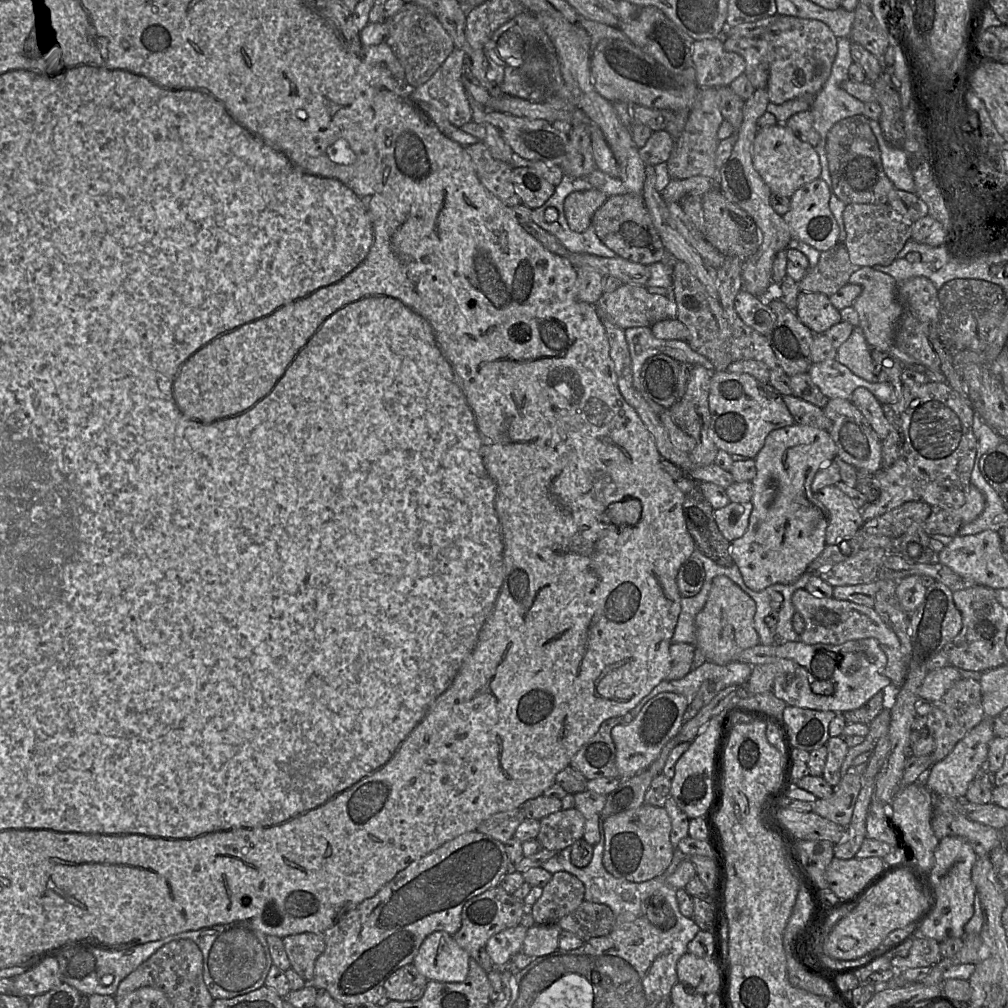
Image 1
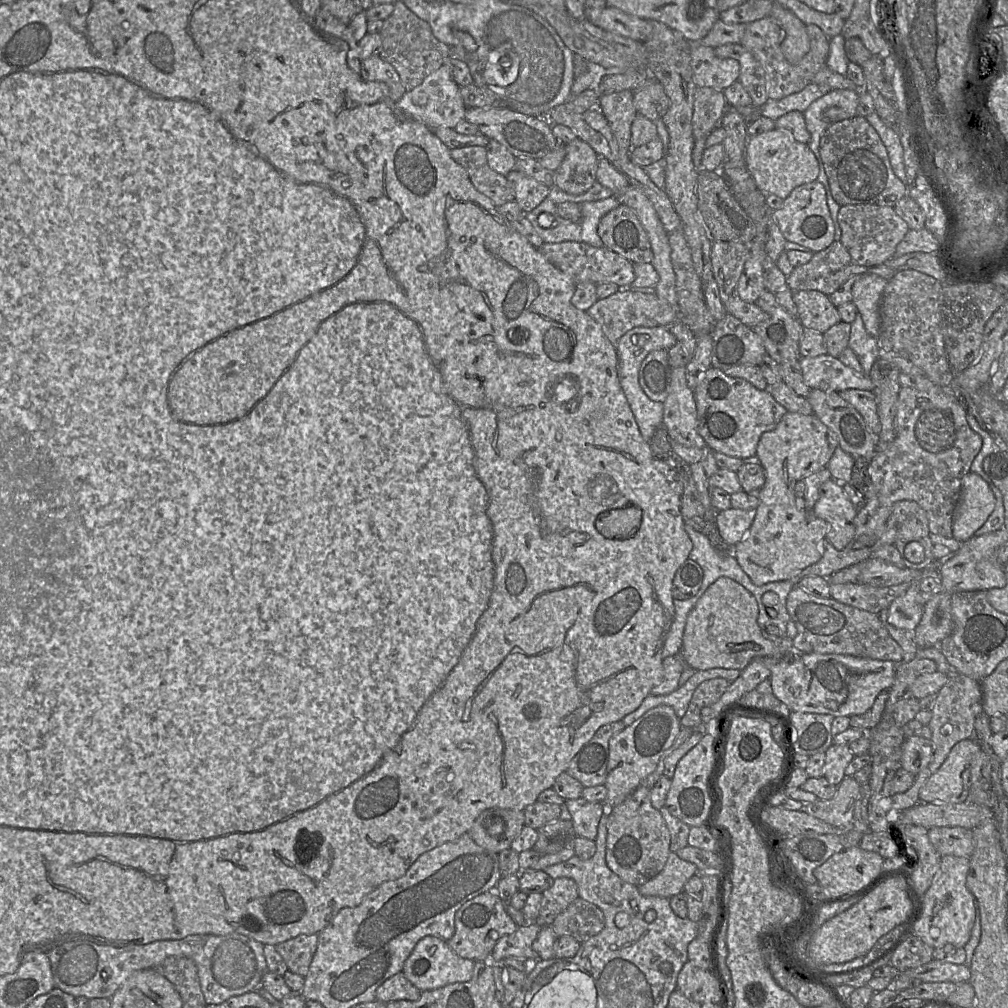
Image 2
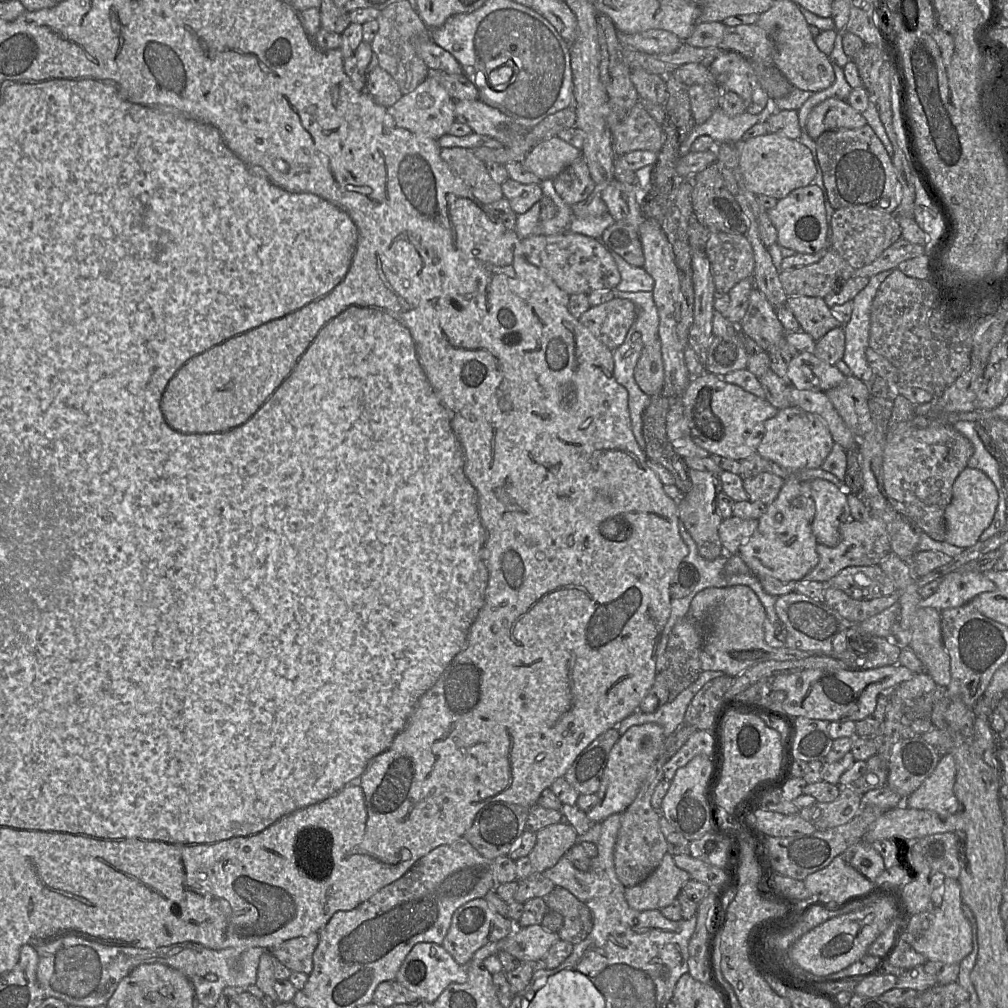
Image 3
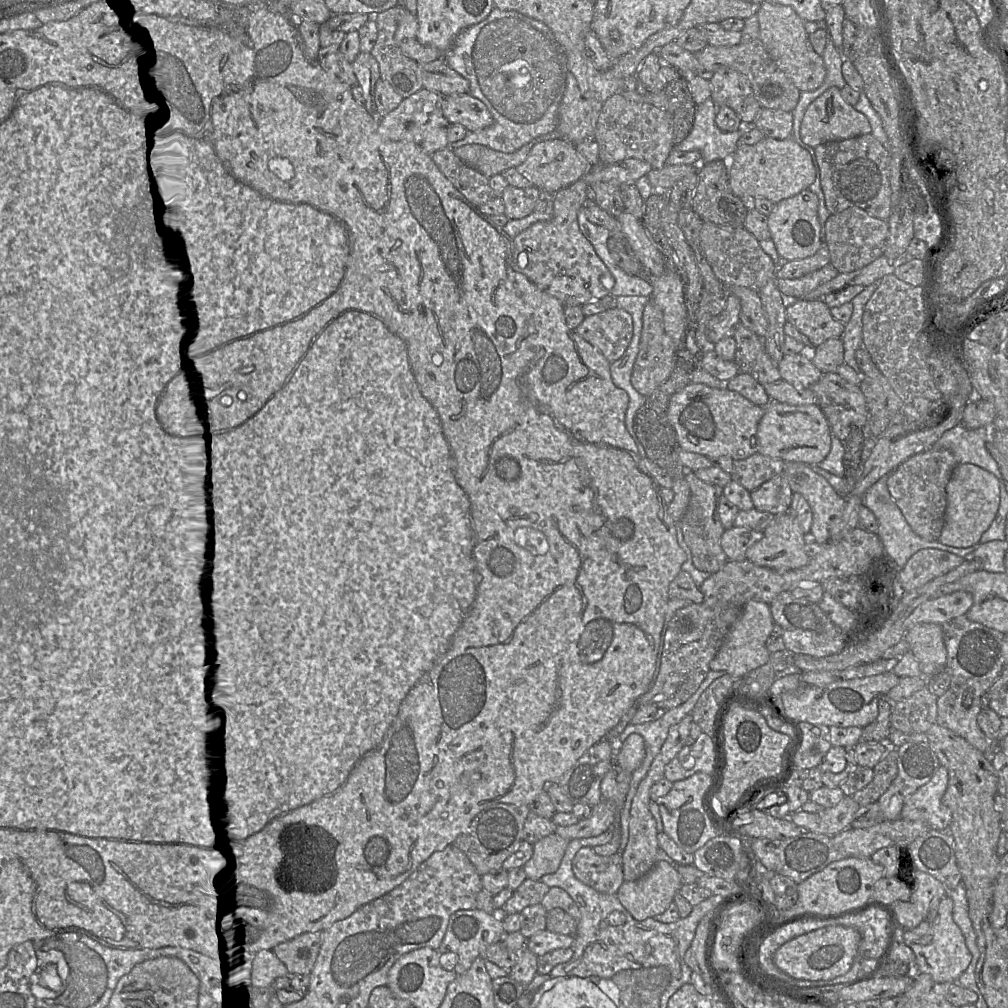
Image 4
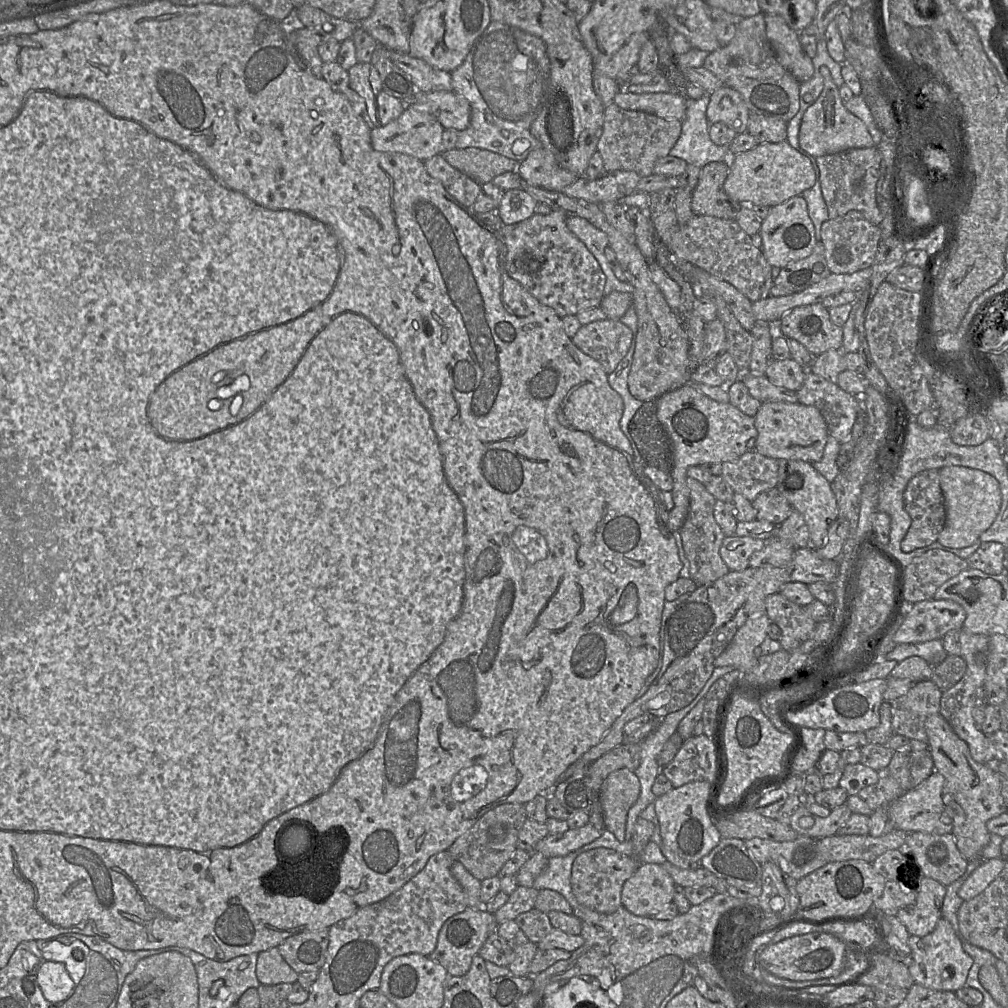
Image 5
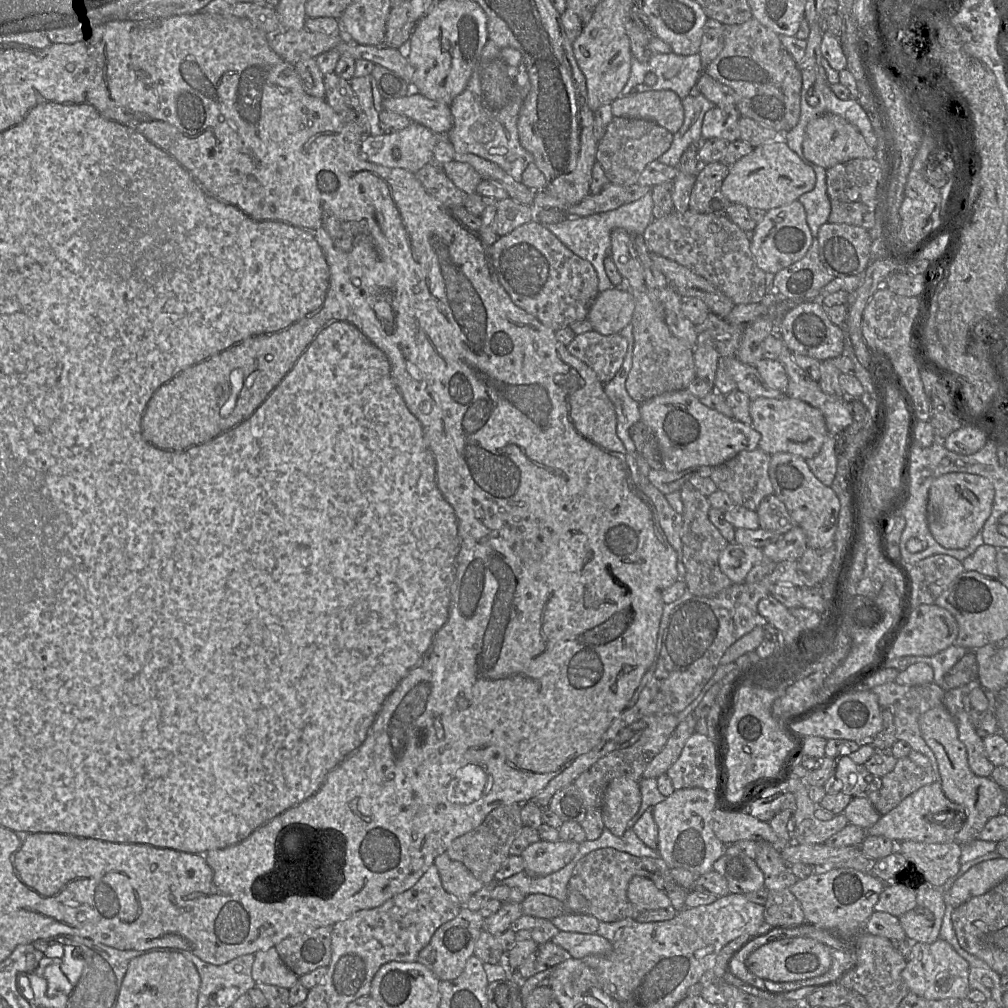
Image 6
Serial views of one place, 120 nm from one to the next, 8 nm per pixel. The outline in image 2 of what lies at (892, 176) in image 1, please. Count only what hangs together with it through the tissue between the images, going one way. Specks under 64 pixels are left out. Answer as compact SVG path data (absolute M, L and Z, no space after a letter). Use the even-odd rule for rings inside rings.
M876 112L865 118L878 133L882 143L886 147L895 175L907 186L907 177L903 162L903 148L896 128L884 123Z

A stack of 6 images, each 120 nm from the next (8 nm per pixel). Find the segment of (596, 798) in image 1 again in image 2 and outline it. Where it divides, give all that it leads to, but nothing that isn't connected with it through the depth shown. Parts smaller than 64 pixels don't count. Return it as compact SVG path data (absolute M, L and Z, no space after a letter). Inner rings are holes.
M583 797L566 799L576 836L595 840L598 832L598 824L606 805L603 802L589 802Z

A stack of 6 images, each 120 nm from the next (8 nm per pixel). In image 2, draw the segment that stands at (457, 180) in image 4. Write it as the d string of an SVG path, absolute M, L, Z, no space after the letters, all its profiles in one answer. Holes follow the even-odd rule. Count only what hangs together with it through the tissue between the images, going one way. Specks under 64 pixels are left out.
M484 146L453 148L450 149L450 155L466 170L473 186L495 206L515 200L515 191L508 183L507 177L489 167Z

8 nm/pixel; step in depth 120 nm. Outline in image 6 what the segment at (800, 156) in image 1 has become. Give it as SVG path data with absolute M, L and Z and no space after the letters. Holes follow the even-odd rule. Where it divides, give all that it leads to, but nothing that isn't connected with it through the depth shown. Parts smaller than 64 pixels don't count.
M778 138L754 147L749 154L729 165L729 173L723 180L721 192L730 203L768 211L797 200L811 191L815 182L813 168L804 163L783 139Z

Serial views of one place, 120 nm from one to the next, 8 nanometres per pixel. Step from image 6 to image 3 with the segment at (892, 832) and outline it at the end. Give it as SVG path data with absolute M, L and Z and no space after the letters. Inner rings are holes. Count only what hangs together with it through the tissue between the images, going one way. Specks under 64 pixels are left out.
M952 754L943 755L932 774L906 799L903 804L912 809L930 810L941 817L959 811L954 794L956 765Z

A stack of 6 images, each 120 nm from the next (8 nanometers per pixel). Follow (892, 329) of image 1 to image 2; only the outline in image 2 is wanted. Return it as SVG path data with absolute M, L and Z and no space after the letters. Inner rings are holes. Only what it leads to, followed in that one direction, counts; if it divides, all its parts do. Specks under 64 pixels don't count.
M864 273L852 287L852 303L861 315L866 331L876 338L881 326L880 302L887 282L879 275Z

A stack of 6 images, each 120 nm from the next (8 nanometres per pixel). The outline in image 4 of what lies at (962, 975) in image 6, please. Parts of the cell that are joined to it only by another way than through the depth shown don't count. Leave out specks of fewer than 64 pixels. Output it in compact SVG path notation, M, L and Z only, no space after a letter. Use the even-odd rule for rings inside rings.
M946 895L942 898L942 914L937 915L937 908L932 909L918 927L904 932L904 942L915 954L914 972L929 974L938 983L956 982L972 959L952 912L953 901Z

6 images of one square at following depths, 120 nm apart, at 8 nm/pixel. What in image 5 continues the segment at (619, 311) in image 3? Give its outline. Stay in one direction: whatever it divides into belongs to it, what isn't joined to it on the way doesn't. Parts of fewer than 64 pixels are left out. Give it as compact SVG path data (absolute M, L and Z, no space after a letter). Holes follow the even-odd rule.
M606 318L582 325L572 341L582 352L598 361L609 375L627 354L632 342L632 331L621 320Z

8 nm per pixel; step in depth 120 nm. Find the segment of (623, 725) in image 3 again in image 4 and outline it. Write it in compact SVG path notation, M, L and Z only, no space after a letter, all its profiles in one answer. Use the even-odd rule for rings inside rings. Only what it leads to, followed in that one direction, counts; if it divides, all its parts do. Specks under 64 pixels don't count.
M710 670L697 691L683 704L667 710L660 718L642 724L629 723L615 740L616 745L624 741L630 734L640 734L645 743L645 757L641 765L631 774L630 788L625 799L634 798L638 785L644 779L649 768L661 750L671 726L679 723L690 714L701 694L717 678L725 675L725 671Z

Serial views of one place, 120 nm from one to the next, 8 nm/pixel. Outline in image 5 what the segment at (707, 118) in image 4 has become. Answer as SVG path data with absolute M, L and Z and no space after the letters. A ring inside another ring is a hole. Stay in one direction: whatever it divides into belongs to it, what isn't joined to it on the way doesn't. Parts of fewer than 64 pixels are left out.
M709 94L699 99L686 99L686 113L682 120L680 137L669 155L702 168L714 161L729 161L729 146L714 144L709 136L710 124L706 110Z

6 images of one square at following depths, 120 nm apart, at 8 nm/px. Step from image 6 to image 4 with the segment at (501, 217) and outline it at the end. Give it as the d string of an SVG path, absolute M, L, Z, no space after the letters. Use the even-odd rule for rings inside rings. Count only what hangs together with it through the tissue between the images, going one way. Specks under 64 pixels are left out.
M509 184L501 195L505 205L504 214L509 220L528 216L534 211L541 194L542 190L535 185L520 188Z

